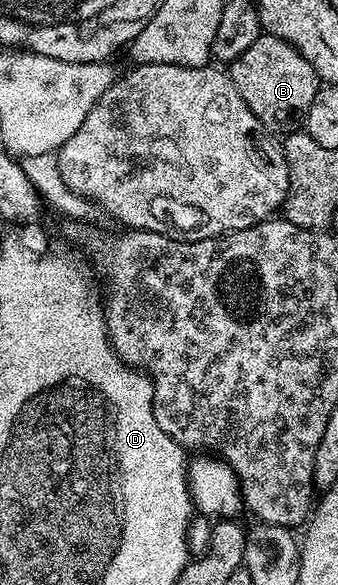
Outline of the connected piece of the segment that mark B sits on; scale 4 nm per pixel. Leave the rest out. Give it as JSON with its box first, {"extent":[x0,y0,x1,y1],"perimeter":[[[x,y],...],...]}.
{"extent":[227,33,322,129],"perimeter":[[[261,33],[258,41],[242,53],[242,57],[235,59],[227,68],[228,75],[234,81],[234,89],[242,93],[242,101],[258,117],[258,121],[269,129],[275,127],[291,128],[305,118],[310,109],[310,101],[320,91],[322,81],[316,76],[316,71],[284,39],[279,39],[267,33]]]}

